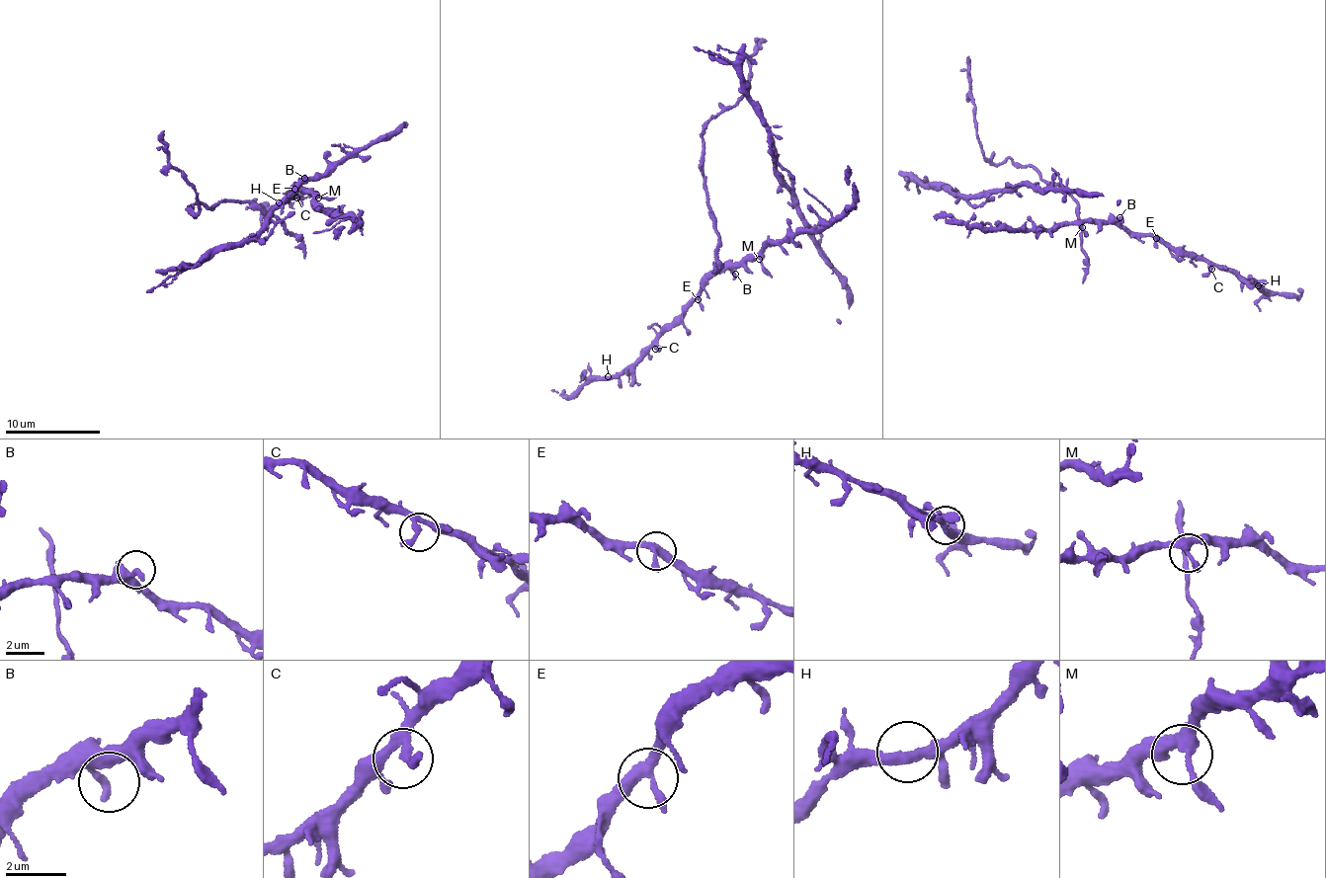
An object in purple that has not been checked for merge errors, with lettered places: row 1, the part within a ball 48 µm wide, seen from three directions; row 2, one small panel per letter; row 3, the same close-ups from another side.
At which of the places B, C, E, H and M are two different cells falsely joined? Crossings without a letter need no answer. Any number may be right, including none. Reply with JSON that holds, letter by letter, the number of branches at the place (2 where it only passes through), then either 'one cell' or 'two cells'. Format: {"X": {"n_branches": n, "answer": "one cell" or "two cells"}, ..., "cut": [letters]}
{"B": {"n_branches": 1, "answer": "one cell"}, "C": {"n_branches": 3, "answer": "one cell"}, "E": {"n_branches": 3, "answer": "one cell"}, "H": {"n_branches": 3, "answer": "one cell"}, "M": {"n_branches": 3, "answer": "one cell"}, "cut": []}

